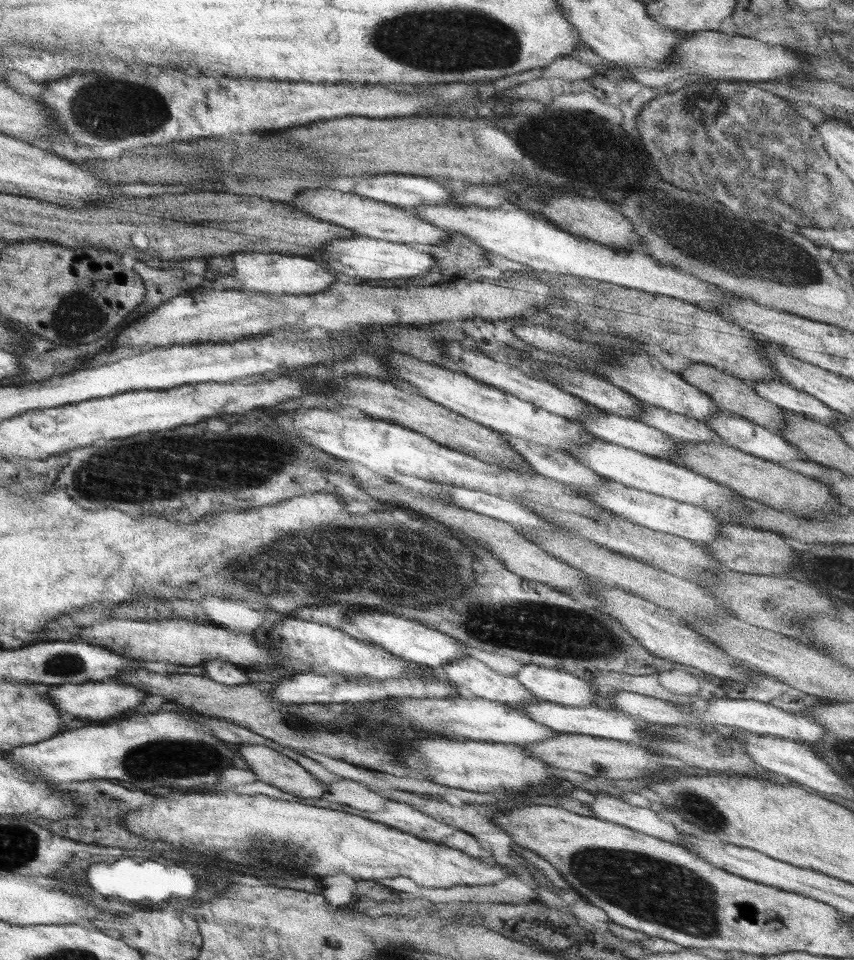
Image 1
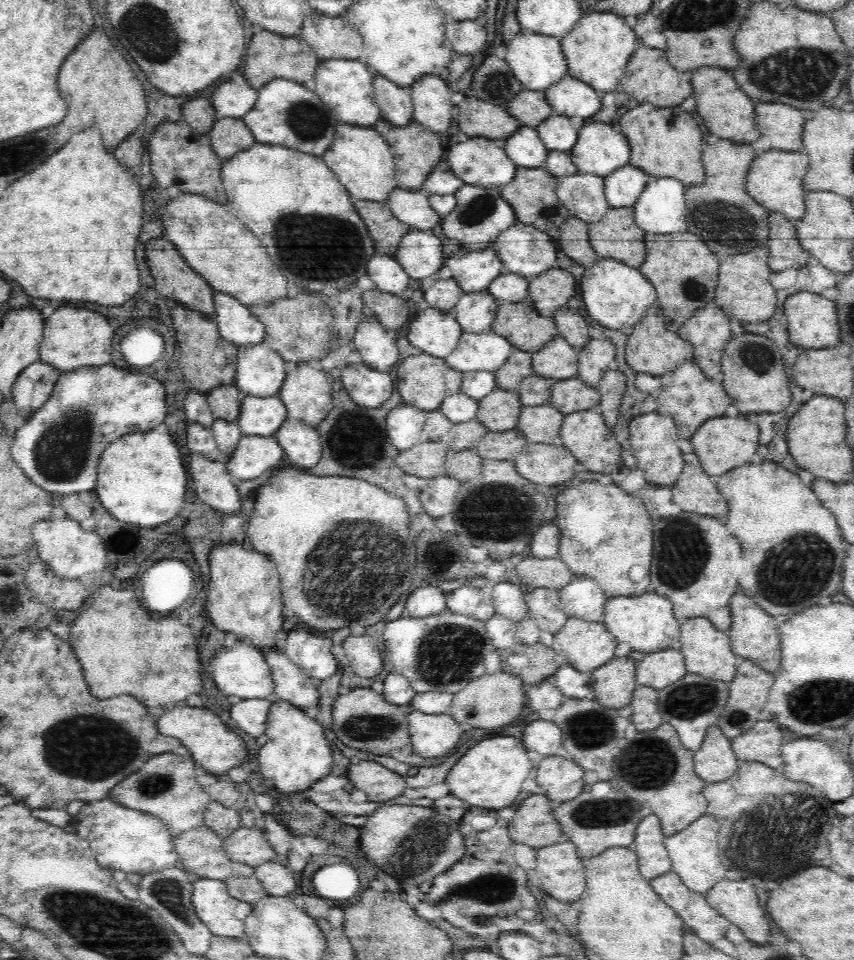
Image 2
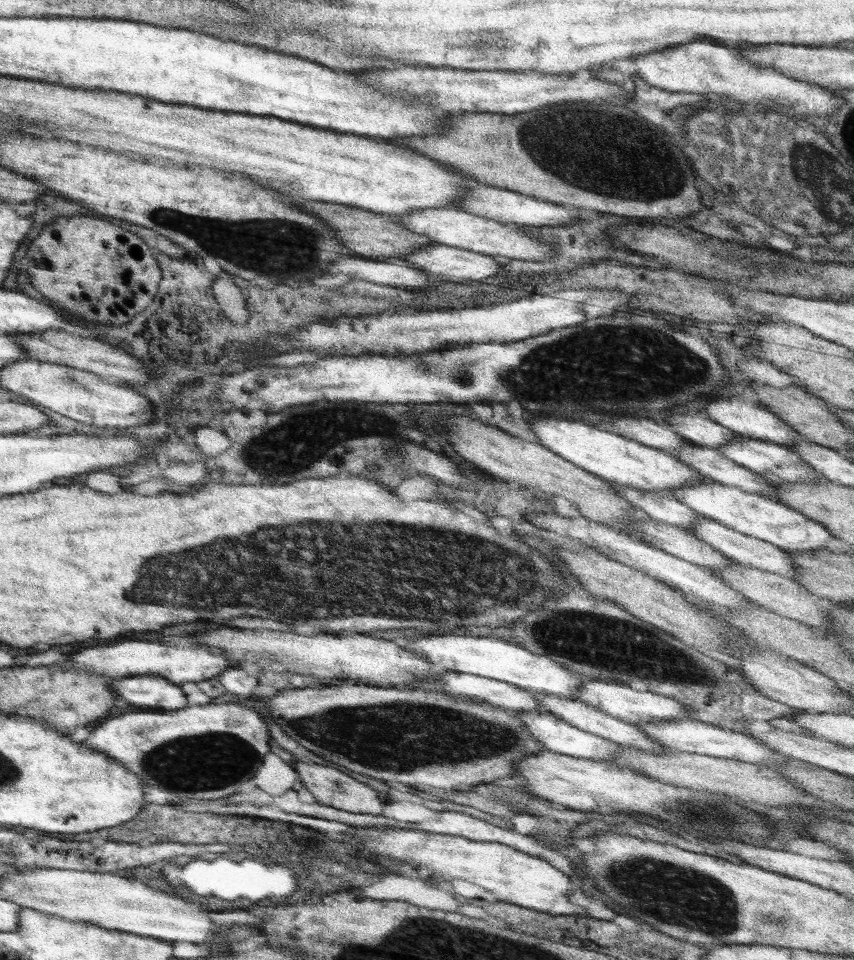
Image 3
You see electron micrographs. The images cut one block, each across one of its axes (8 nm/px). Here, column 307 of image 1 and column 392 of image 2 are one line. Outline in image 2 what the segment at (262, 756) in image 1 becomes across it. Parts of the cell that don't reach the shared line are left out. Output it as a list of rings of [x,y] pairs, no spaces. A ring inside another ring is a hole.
[[[370,760],[352,764],[346,777],[354,788],[363,790],[367,794],[367,800],[372,802],[390,800],[408,789],[406,781],[398,773]]]

